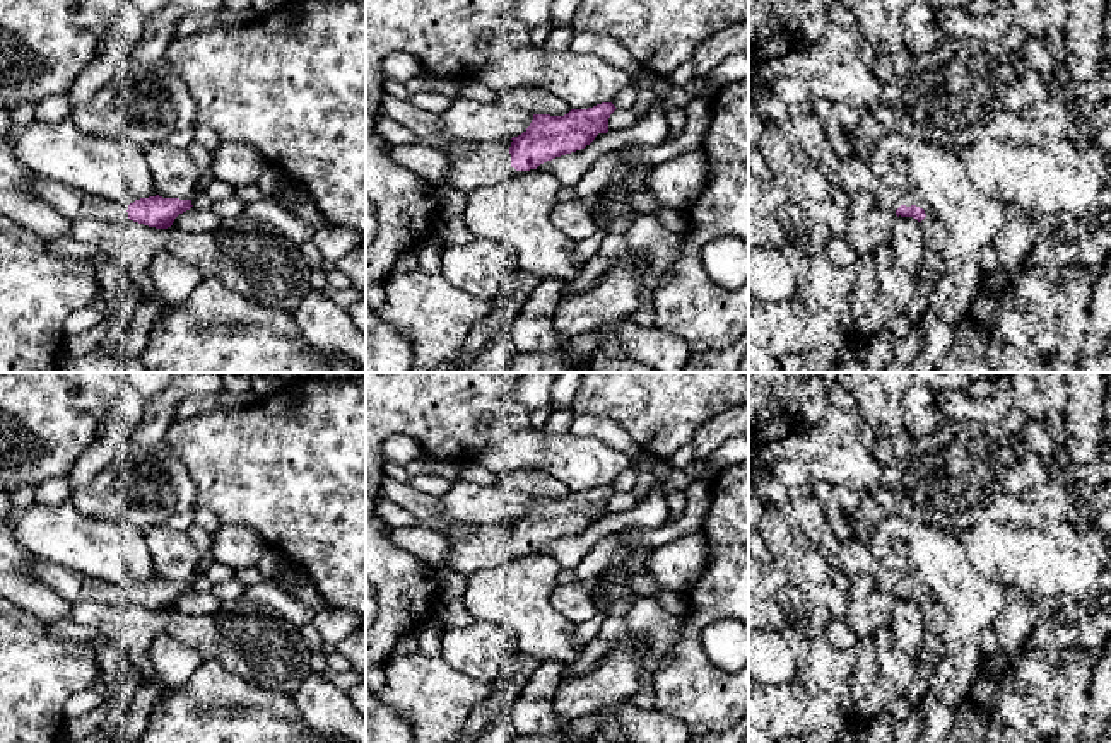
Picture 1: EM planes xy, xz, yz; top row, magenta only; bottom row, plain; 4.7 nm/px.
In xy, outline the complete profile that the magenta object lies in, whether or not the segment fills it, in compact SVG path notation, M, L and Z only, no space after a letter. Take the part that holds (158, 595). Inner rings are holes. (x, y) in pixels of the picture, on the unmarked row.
M41 560L34 565L38 579L67 601L99 601L104 605L133 603L156 611L168 611L174 601L190 593L191 582L162 581L159 577L140 581L126 591L113 582L87 577L75 570Z

